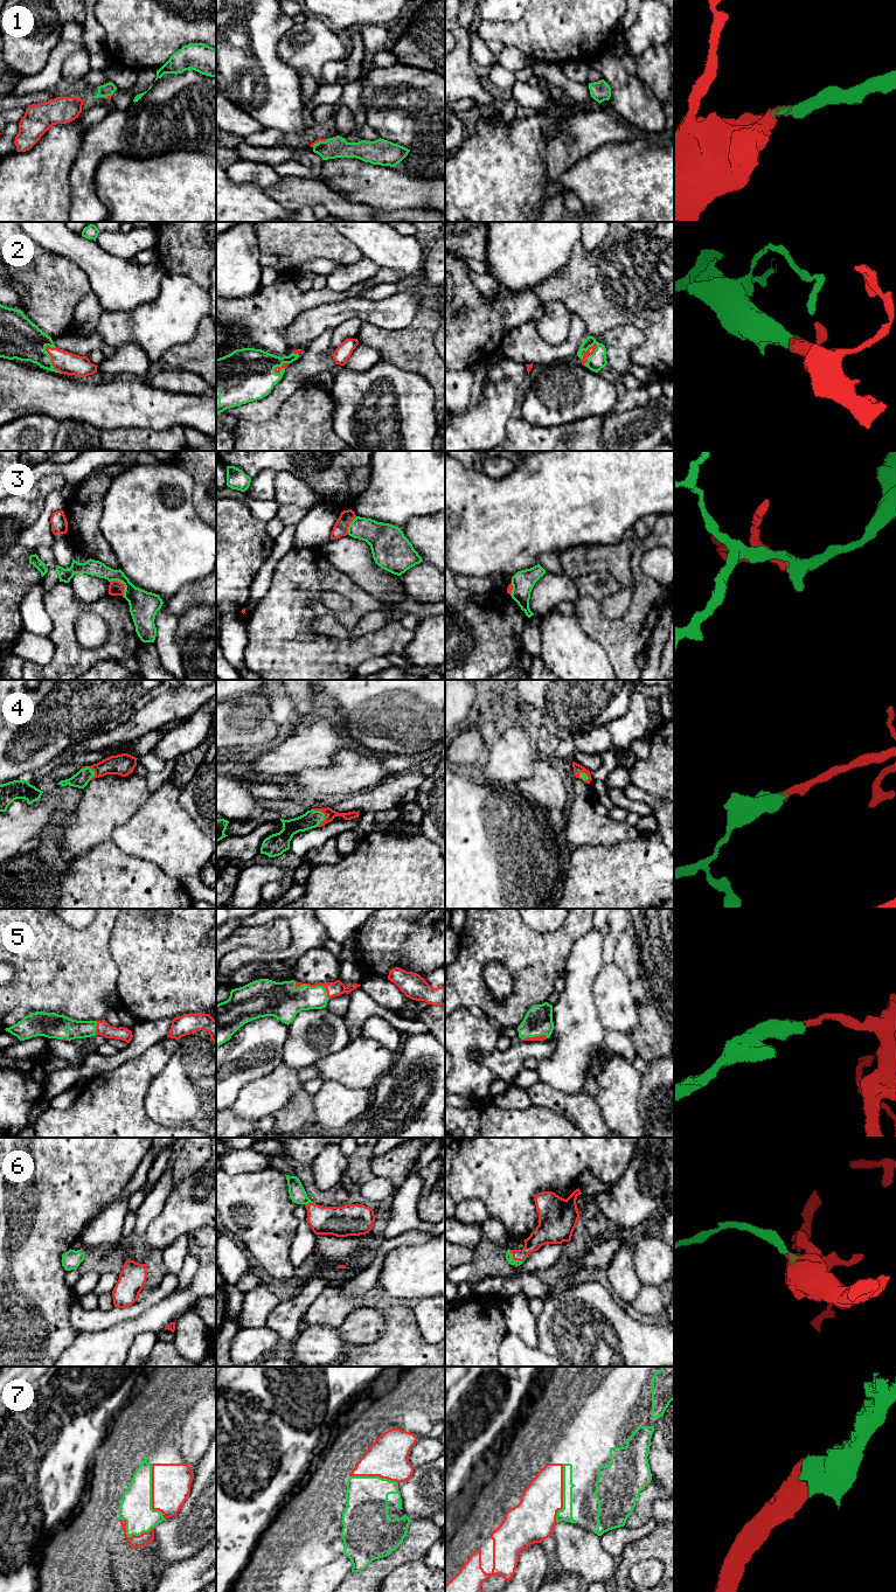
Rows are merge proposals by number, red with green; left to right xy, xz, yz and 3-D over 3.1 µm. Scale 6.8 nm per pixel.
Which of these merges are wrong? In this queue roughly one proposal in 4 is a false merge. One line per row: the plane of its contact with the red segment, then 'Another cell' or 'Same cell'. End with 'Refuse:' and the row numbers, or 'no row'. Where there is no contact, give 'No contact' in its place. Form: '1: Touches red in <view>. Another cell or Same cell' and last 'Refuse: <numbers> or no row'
1: Touches red in xz. Same cell
2: Touches red in yz. Same cell
3: Touches red in xy. Another cell
4: Touches red in xz. Same cell
5: Touches red in xz. Same cell
6: Touches red in yz. Same cell
7: Touches red in xy. Same cell
Refuse: 3

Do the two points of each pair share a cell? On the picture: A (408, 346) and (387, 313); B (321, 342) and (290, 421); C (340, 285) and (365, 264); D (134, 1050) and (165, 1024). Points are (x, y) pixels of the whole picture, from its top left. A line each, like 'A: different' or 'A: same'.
A: different
B: different
C: same
D: same

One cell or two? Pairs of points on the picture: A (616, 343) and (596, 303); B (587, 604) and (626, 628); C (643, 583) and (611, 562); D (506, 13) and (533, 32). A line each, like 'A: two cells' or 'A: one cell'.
A: two cells
B: one cell
C: two cells
D: two cells

